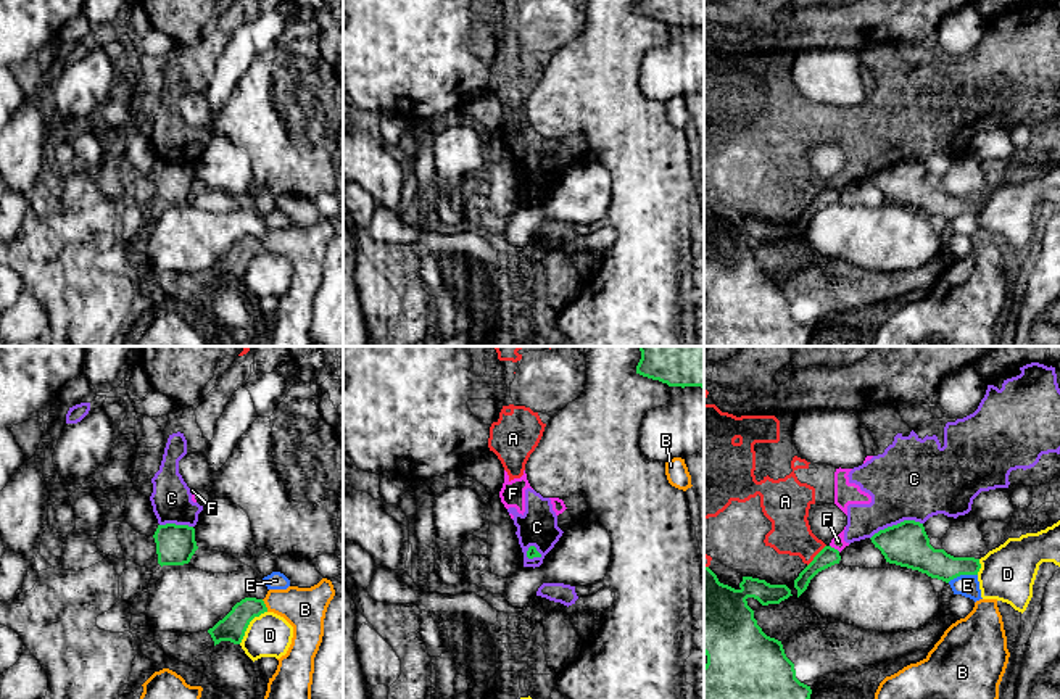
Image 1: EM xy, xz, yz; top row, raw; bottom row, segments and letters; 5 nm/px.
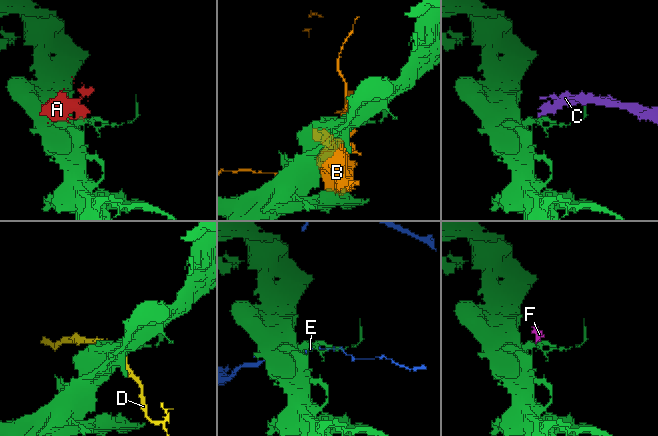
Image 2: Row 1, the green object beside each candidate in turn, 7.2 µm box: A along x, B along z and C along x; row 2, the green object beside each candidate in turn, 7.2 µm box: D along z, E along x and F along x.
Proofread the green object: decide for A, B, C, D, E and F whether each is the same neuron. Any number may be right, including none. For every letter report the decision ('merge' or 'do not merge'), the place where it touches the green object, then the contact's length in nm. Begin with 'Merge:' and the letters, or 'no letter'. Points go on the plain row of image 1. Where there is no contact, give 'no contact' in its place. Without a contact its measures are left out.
Merge: no letter
A: do not merge; meets green in yz at (815, 195); contact 140 nm long
B: do not merge; meets green in xy at (264, 245); contact 70 nm long
C: do not merge; meets green in yz at (898, 163); contact 280 nm long
D: do not merge; meets green in xy at (248, 263); contact 220 nm long
E: do not merge; meets green in yz at (962, 213); contact 160 nm long
F: do not merge; meets green in yz at (833, 187); contact 70 nm long

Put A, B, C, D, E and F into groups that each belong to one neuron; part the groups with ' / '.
A C F / B / D / E

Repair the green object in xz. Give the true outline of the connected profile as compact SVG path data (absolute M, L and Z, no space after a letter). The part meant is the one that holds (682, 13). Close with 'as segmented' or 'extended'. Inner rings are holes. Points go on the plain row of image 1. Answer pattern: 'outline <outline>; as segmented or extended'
outline M640 0L636 13L669 26L704 27L704 0Z; as segmented

